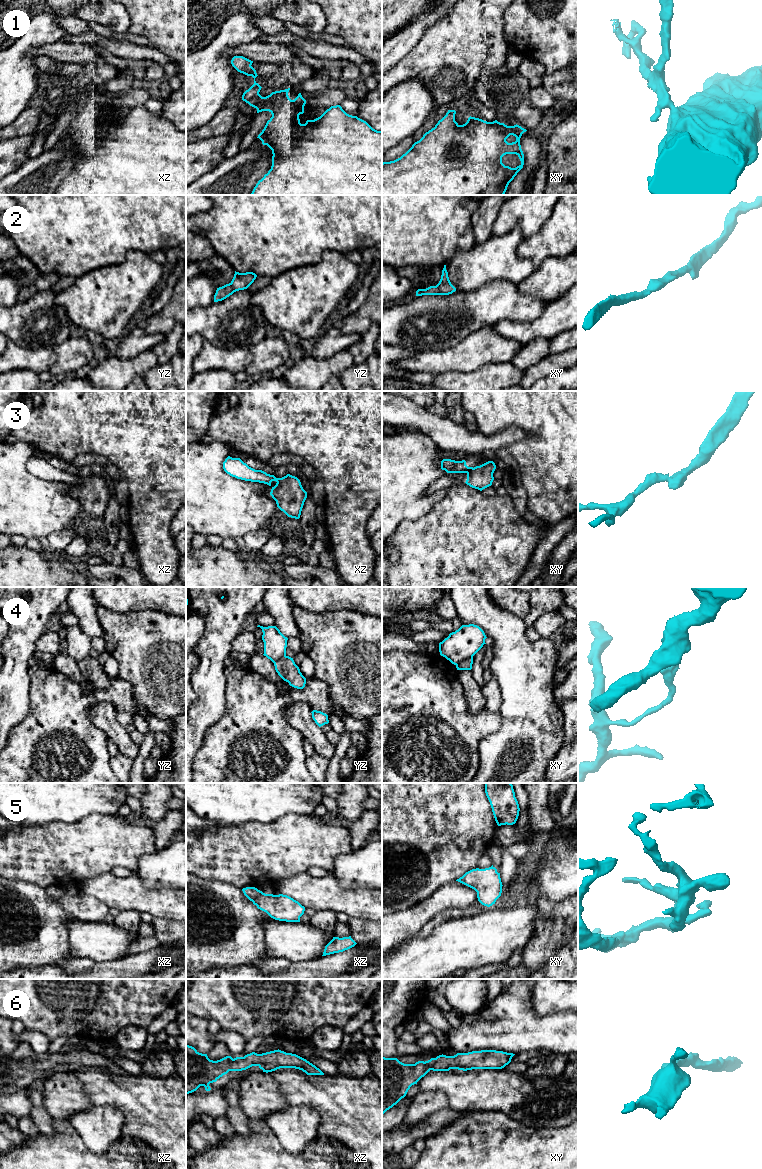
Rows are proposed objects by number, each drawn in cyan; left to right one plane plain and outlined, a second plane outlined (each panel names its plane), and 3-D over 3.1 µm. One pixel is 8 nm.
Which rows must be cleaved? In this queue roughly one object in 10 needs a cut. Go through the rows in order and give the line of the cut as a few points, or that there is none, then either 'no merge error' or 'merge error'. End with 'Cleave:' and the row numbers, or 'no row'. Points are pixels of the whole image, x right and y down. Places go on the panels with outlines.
1: no cut | no merge error
2: no cut | no merge error
3: xy (473, 468), (467, 473) | merge error
4: xy (472, 656), (460, 661), (456, 665) | merge error
5: no cut | no merge error
6: no cut | no merge error
Cleave: 3, 4

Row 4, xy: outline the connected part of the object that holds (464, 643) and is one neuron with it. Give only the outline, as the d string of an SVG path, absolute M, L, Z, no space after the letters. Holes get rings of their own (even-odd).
M462 625L439 643L440 655L457 665L473 657L485 643L486 635L477 625Z

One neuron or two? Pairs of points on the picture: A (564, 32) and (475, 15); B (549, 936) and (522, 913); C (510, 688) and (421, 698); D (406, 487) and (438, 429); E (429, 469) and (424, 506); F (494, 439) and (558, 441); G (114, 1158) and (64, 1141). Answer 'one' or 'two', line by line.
A: two
B: two
C: two
D: two
E: one
F: two
G: one

